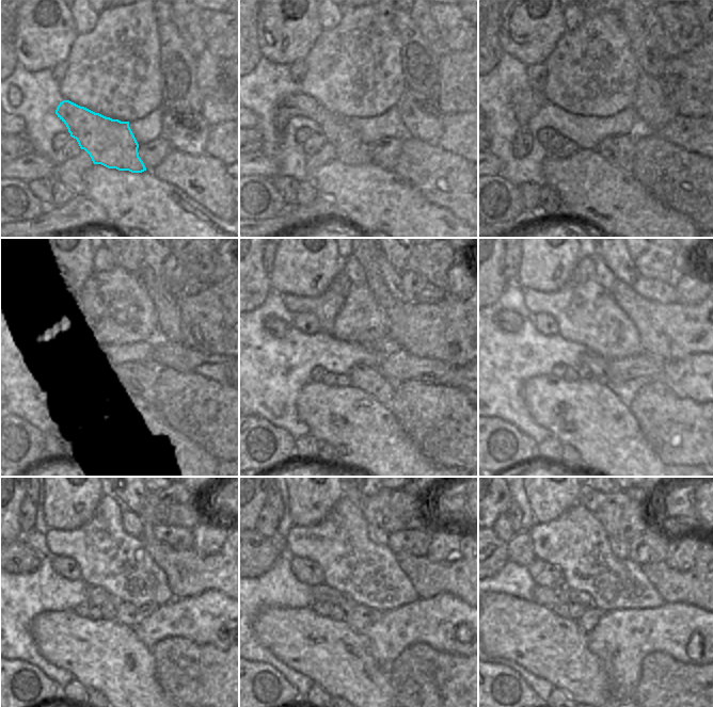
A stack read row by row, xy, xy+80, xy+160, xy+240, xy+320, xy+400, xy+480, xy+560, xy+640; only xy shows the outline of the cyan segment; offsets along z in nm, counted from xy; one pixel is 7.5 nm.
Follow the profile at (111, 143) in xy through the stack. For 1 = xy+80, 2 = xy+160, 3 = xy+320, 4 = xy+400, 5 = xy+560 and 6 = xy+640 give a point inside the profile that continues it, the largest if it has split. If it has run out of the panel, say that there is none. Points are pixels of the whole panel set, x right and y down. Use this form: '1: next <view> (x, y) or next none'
1: next xy+80 (350, 149)
2: next xy+160 (525, 105)
3: next xy+320 (275, 327)
4: next xy+400 (507, 321)
5: next xy+560 (260, 553)
6: next xy+640 (500, 548)

